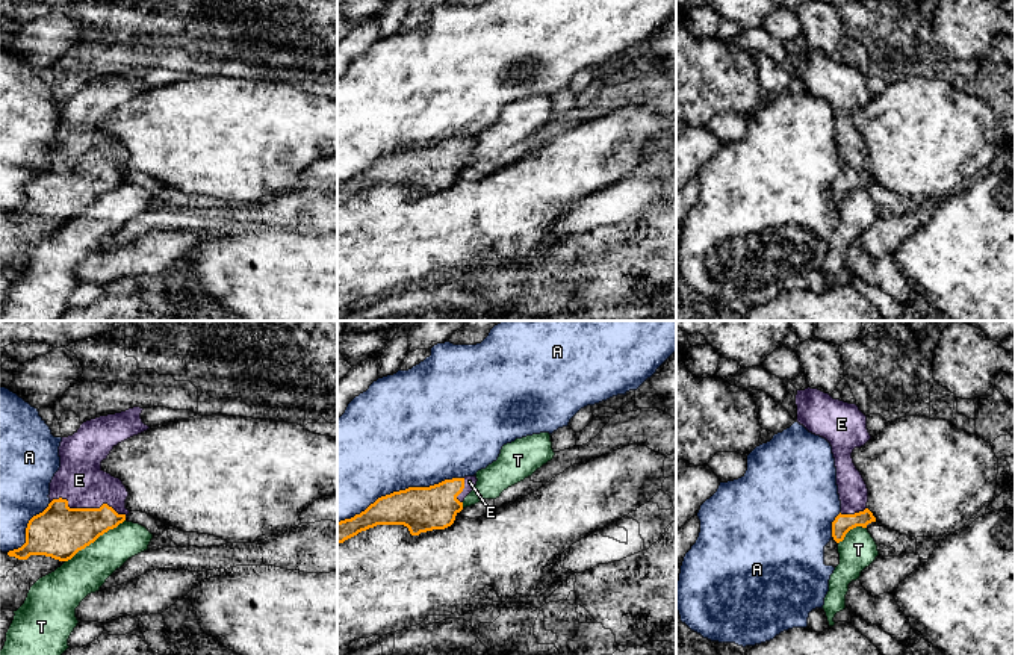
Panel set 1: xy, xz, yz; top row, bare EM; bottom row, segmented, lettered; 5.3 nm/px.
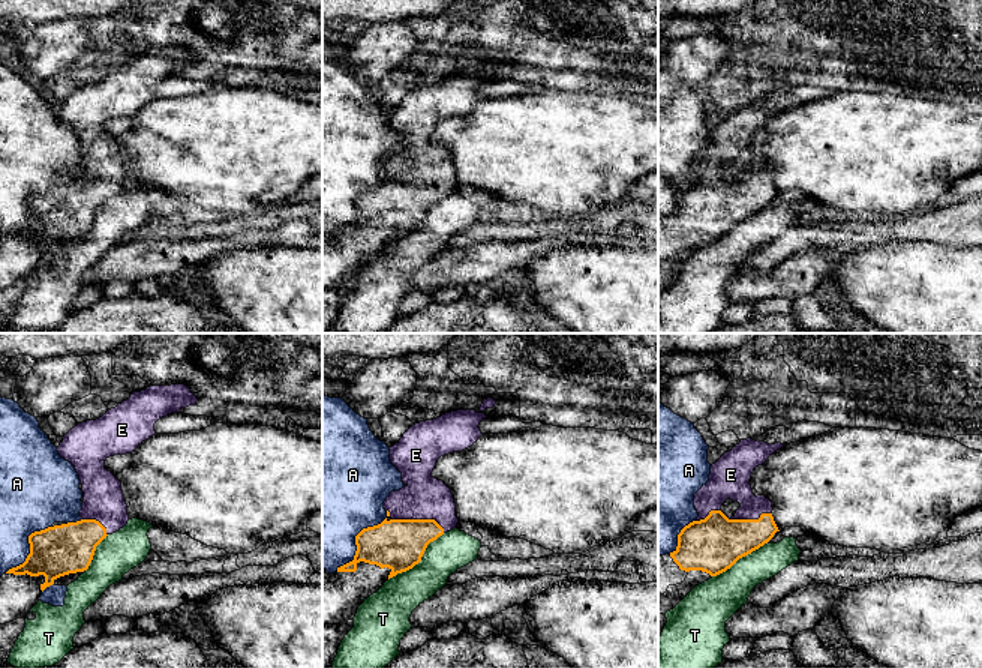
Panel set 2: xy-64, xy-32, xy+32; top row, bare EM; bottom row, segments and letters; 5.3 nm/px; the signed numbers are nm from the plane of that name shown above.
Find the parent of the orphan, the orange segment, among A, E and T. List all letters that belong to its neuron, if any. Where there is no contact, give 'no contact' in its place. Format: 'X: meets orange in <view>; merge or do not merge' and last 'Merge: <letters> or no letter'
A: meets orange in xz; do not merge
E: meets orange in xy; merge
T: meets orange in xy; do not merge
Merge: E

